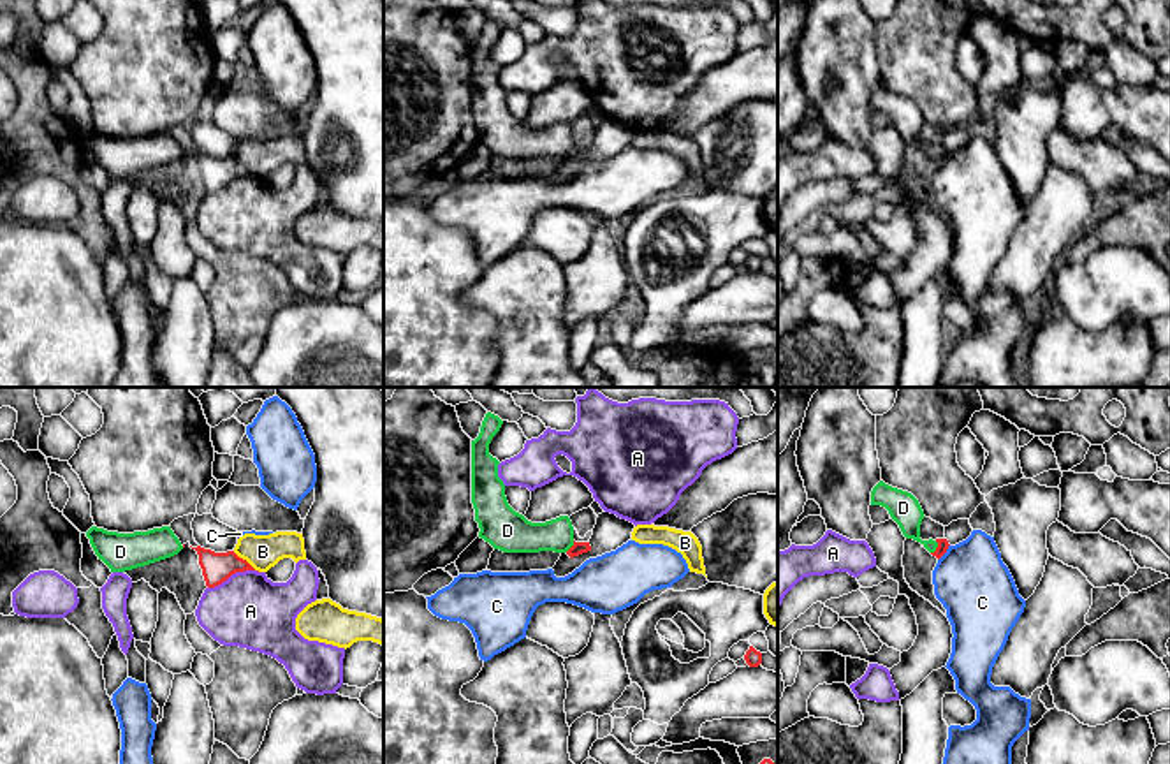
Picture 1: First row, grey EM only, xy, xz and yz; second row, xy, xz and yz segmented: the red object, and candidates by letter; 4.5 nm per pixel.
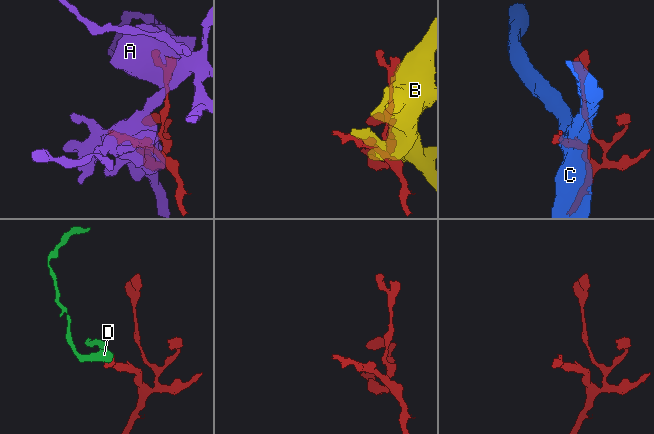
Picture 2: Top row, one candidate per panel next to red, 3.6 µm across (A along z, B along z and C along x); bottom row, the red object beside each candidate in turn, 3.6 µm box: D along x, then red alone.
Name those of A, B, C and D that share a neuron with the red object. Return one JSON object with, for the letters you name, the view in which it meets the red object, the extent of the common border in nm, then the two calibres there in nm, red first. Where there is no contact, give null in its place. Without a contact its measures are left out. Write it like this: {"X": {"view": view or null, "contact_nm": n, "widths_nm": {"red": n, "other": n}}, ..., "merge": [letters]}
{"D": {"view": "yz", "contact_nm": 70, "widths_nm": {"red": 50, "other": 140}}, "merge": ["D"]}

